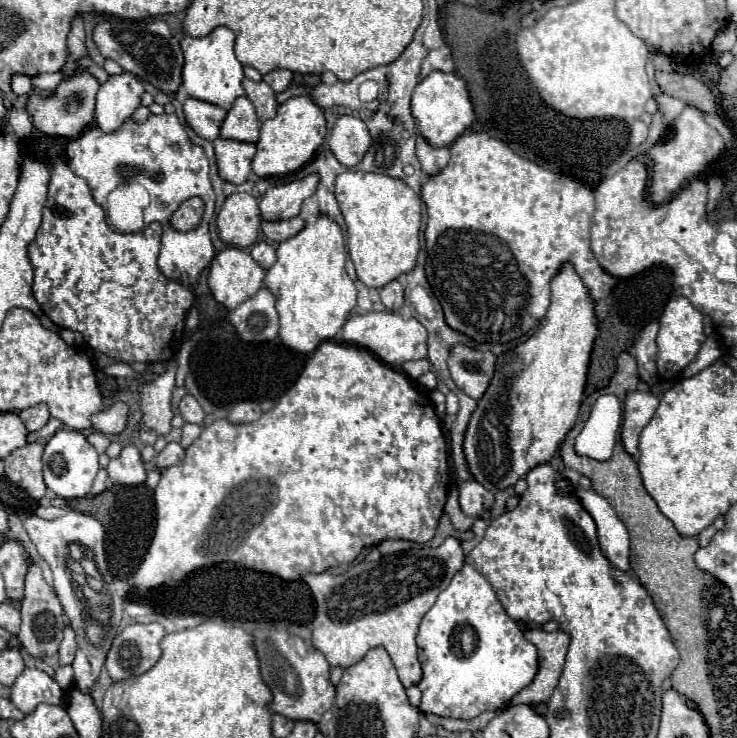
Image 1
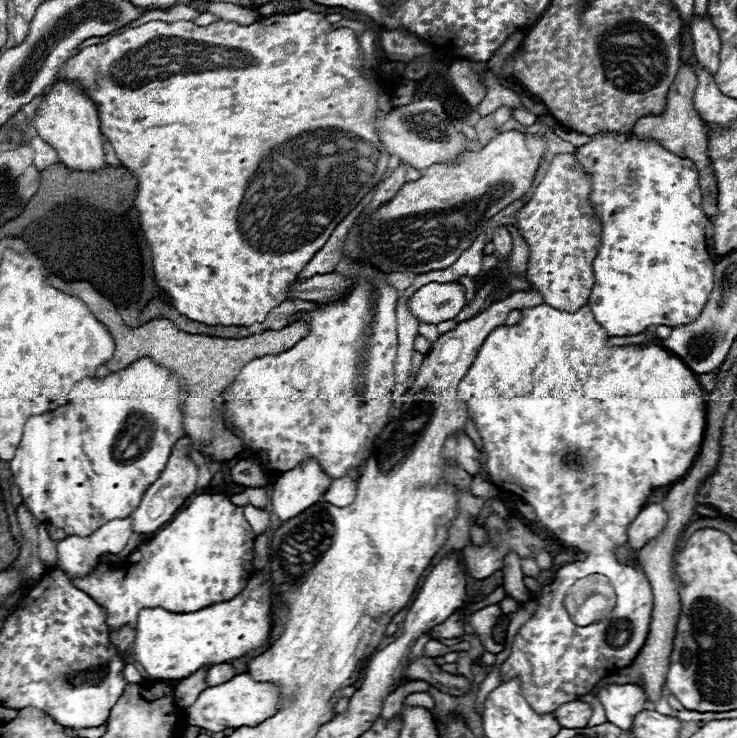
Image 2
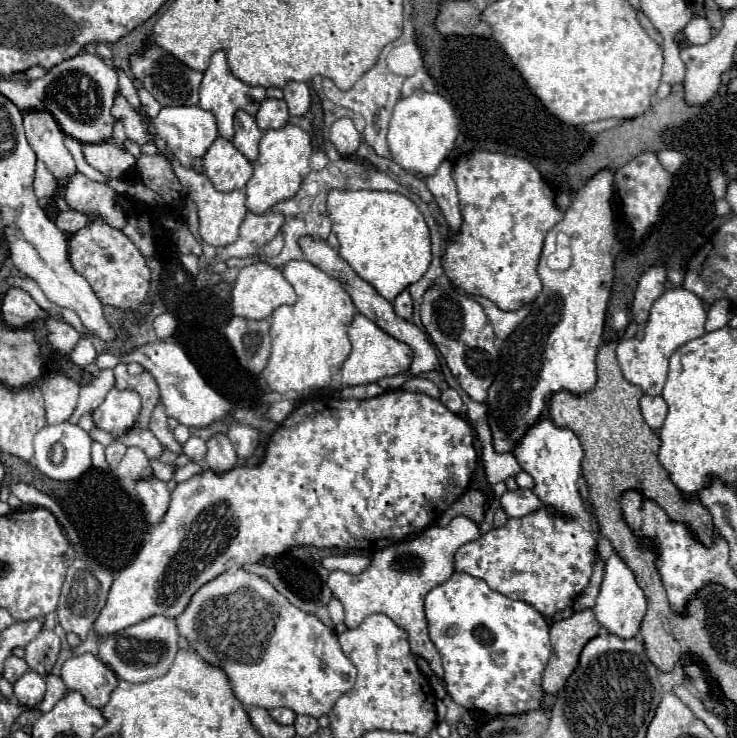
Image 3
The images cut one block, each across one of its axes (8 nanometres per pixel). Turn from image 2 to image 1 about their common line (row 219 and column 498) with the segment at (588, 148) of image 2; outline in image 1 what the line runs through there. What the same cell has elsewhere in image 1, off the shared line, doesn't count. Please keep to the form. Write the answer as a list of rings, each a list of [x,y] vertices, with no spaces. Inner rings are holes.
[[[468,564],[454,574],[450,586],[438,596],[436,604],[424,616],[416,644],[422,664],[422,680],[418,688],[422,692],[420,710],[424,714],[470,720],[486,710],[502,710],[514,694],[532,682],[538,670],[536,646],[524,638],[520,626],[504,612],[488,580]]]

